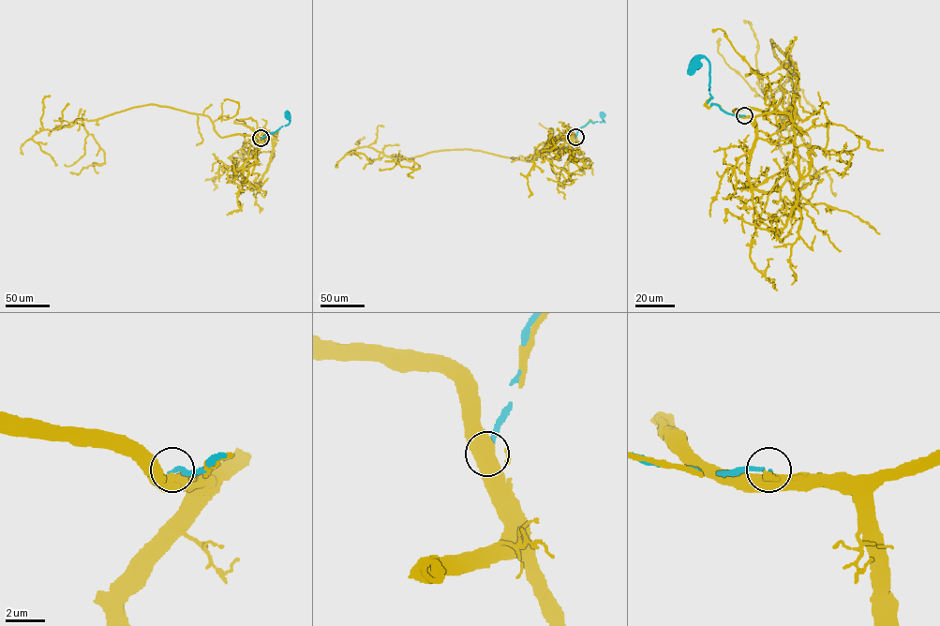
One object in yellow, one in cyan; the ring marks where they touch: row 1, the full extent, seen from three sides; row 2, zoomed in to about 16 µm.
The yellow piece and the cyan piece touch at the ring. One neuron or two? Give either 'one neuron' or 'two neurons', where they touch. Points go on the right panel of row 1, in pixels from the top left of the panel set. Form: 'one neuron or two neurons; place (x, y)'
two neurons; place (744, 115)

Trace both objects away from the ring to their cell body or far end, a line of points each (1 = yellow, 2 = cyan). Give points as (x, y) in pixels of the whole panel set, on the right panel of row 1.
1: (745, 115), (735, 110), (784, 114), (798, 97), (771, 39), (817, 177), (799, 193)
2: (745, 115), (727, 113), (708, 103), (711, 97), (709, 64), (699, 57), (693, 65)

